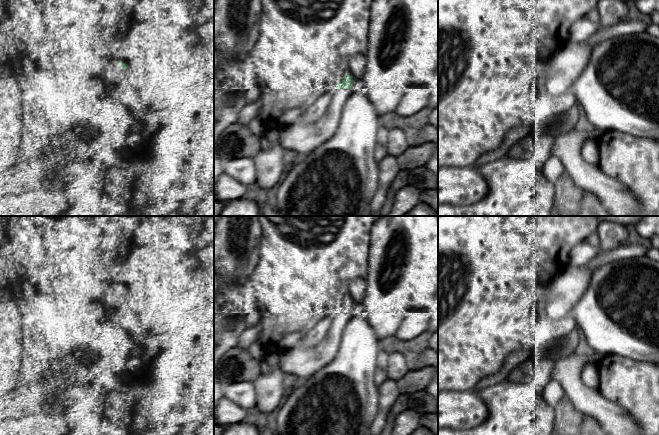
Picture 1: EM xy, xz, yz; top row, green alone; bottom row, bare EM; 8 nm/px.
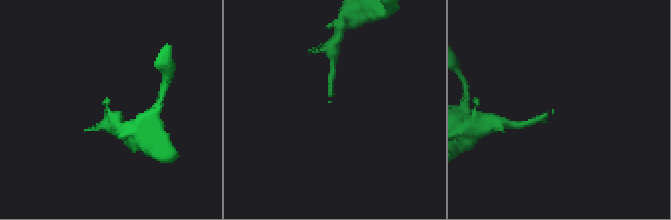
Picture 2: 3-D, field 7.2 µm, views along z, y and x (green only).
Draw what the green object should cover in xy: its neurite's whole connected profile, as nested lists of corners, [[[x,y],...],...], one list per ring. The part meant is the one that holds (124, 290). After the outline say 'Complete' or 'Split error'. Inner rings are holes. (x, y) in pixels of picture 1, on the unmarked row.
[[[116,286],[111,290],[109,296],[113,300],[116,312],[126,311],[128,309],[128,292],[128,289],[124,286]]]. Split error

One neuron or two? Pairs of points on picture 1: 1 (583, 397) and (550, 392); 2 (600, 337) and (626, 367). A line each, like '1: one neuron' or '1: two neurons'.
1: two neurons
2: two neurons

